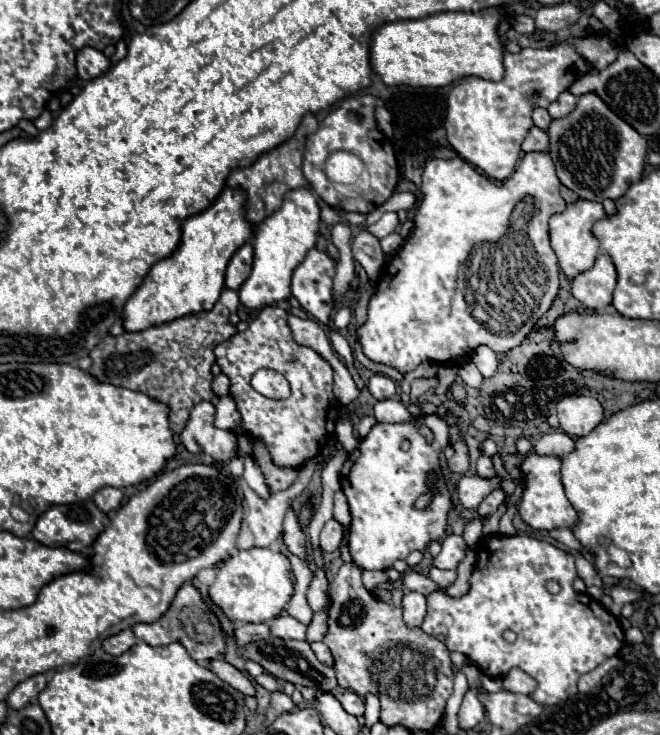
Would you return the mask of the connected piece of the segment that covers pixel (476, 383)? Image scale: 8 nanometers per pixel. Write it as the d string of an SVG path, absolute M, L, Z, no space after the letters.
M465 362L465 364L461 364L459 366L459 376L463 378L463 382L467 384L467 386L471 386L471 388L481 388L483 386L483 376L479 374L479 370L475 368L475 364L473 362Z

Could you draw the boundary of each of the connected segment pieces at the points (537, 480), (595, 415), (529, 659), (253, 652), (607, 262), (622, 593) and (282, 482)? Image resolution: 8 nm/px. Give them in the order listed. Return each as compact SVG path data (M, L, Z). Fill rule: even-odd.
M531 450L519 464L519 480L513 480L515 484L523 486L523 496L519 500L519 514L521 520L531 526L533 530L557 530L557 528L575 528L577 524L577 512L571 506L571 502L565 496L563 484L561 484L561 456L541 456L535 450Z
M567 396L557 404L557 416L565 434L571 438L581 438L603 422L603 408L597 398Z
M497 534L497 536L487 536L487 538L483 538L481 544L477 546L477 564L475 564L475 570L473 570L473 574L471 574L471 590L469 590L463 598L449 598L449 596L445 596L443 592L431 592L431 594L427 596L427 616L425 616L423 624L421 624L421 628L423 628L427 634L431 634L431 636L437 636L437 638L443 636L449 650L457 650L457 652L461 652L461 654L471 656L471 658L477 662L477 666L479 666L485 674L489 674L489 676L493 676L493 678L503 678L513 666L519 666L521 670L525 670L529 676L533 676L533 678L537 680L537 692L531 694L531 698L533 698L535 702L547 704L547 706L549 706L549 704L559 704L559 702L567 700L571 694L577 692L577 680L579 680L581 674L585 674L585 672L597 668L603 660L615 656L615 654L619 652L619 648L623 646L623 642L625 642L625 634L623 634L623 630L621 630L619 620L615 620L615 618L613 618L597 600L593 600L589 594L577 594L577 592L573 590L571 584L573 584L575 576L577 576L577 572L575 572L575 558L573 558L571 554L561 552L559 548L551 546L549 542L541 542L541 540L535 540L535 538L529 538L529 536L501 536L501 534ZM549 580L555 580L555 582L561 586L561 592L559 592L559 594L551 594L551 592L545 588L545 584L547 584ZM505 630L515 632L515 634L517 634L517 640L515 640L515 642L507 642L507 640L503 638L503 632L505 632Z
M269 638L269 640L259 640L253 644L247 644L243 648L243 656L247 660L259 662L271 676L279 680L287 680L295 686L309 686L317 688L321 692L333 692L337 688L337 678L335 678L335 668L325 666L317 660L315 652L311 650L309 642L301 640L281 640L281 638Z
M601 252L595 260L595 266L587 272L581 272L571 282L573 296L583 302L591 310L605 310L611 306L613 290L617 284L617 270L605 252Z
M616 585L610 589L610 596L612 596L613 599L613 605L610 611L614 616L619 617L622 607L626 603L633 603L640 600L642 593L627 589L621 585Z
M257 440L257 452L263 452L263 462L259 462L259 466L263 468L263 476L265 476L265 484L271 490L271 494L281 492L285 488L289 488L295 480L297 480L297 468L279 468L271 464L271 458L267 454L267 448L263 442Z

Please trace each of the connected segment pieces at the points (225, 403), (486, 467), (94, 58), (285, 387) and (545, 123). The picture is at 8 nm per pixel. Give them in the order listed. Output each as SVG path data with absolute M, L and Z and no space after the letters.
M225 396L219 400L217 408L215 408L215 428L223 428L223 430L235 430L241 422L239 412L235 410L235 400L231 396Z
M481 454L481 458L477 460L477 474L479 476L495 476L495 470L493 470L493 464L491 464L491 458L487 454Z
M83 48L79 50L77 56L77 74L83 82L87 80L95 80L95 76L101 76L103 72L107 72L107 68L111 66L109 58L105 54L101 54L95 48Z
M259 370L255 372L253 380L251 380L251 386L263 394L268 392L268 398L283 400L287 399L290 394L290 385L286 378L279 372L274 370Z
M535 108L535 110L533 110L533 122L535 122L537 128L541 128L541 130L547 132L547 128L549 128L549 124L551 124L551 116L549 116L547 110Z

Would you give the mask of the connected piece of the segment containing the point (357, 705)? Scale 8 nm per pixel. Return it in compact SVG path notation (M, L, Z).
M345 690L341 696L339 696L339 702L343 706L345 712L353 714L353 716L363 716L363 710L365 710L365 702L351 690Z

